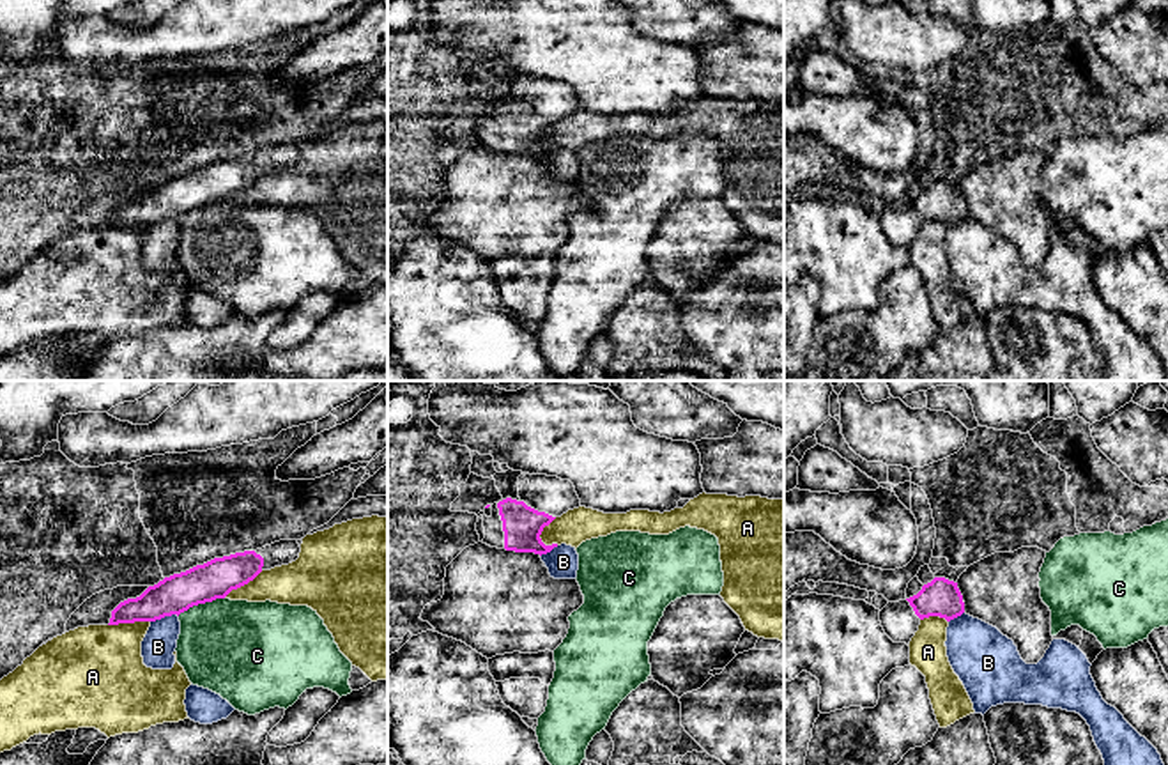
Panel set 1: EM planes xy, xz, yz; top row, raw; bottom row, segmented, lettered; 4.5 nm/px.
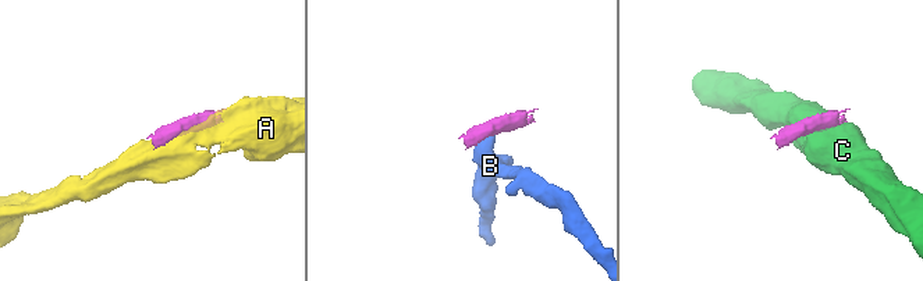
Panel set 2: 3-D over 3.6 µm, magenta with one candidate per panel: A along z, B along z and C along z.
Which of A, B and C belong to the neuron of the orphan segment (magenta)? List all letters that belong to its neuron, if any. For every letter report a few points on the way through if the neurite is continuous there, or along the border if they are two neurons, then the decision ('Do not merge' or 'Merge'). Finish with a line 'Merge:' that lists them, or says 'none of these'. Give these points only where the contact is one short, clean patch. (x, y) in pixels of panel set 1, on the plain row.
A: Do not merge
B: Boundary: xy (177, 218), (167, 218), (151, 225). Do not merge
C: Do not merge
Merge: none of these

